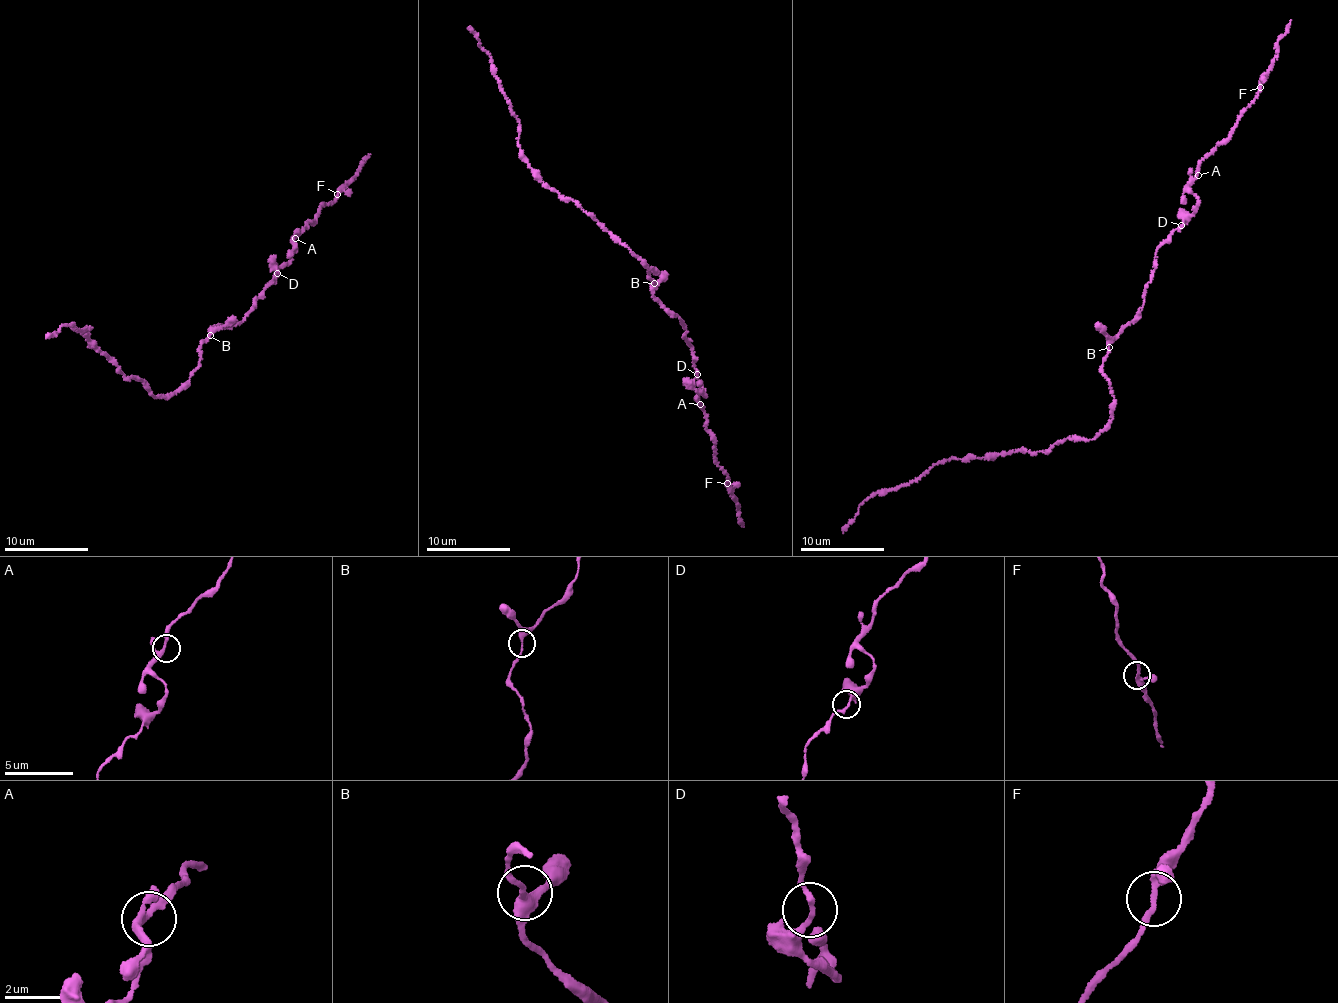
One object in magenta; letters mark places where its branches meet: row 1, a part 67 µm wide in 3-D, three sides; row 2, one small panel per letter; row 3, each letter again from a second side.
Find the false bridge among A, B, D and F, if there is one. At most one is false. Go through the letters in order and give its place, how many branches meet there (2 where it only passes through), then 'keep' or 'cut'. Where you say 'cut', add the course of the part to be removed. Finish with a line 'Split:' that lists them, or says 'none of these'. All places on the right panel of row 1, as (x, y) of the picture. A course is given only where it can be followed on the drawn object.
A: place (1198, 175); branches 3; keep
B: place (1109, 347); branches 3; keep
D: place (1181, 225); branches 2; keep
F: place (1260, 87); branches 3; keep
Split: none of these

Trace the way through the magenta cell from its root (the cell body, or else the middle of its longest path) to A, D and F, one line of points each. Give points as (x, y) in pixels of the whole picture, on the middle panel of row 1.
A: (654, 282), (654, 296), (684, 327), (697, 374), (693, 383), (705, 394), (697, 392), (700, 404)
D: (654, 282), (651, 287), (654, 296), (681, 321), (697, 374)
F: (654, 282), (654, 296), (684, 327), (697, 374), (693, 383), (705, 394), (699, 390), (696, 396), (728, 483)

